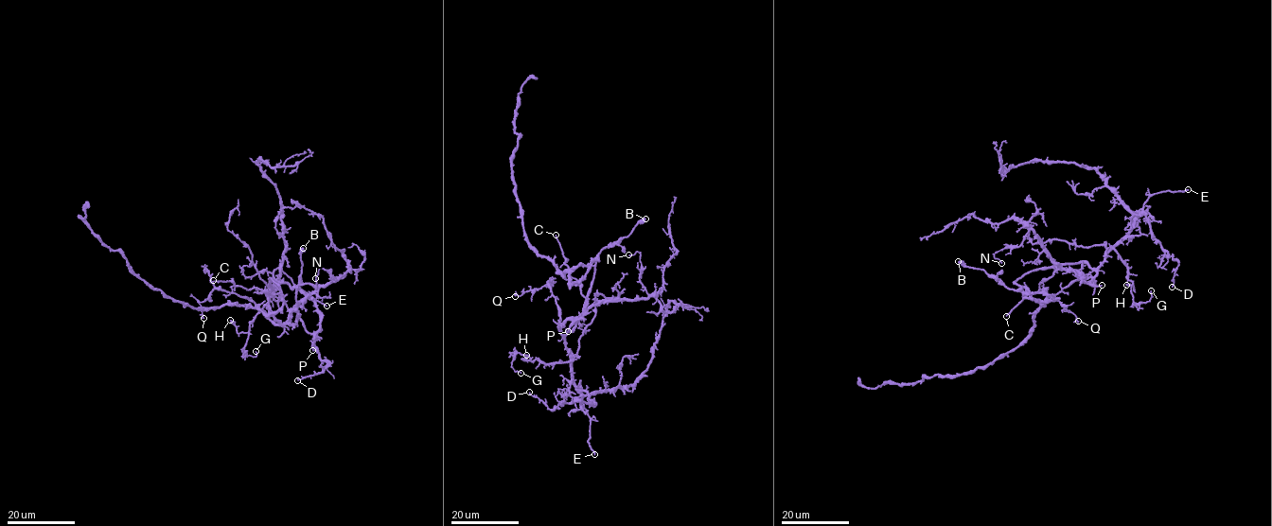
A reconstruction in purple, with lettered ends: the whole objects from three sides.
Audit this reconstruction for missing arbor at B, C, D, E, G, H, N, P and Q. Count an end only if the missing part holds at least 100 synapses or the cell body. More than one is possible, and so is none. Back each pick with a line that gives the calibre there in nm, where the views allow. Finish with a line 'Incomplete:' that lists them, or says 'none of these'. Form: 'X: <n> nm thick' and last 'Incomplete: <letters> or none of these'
E: 240 nm thick
Incomplete: E

